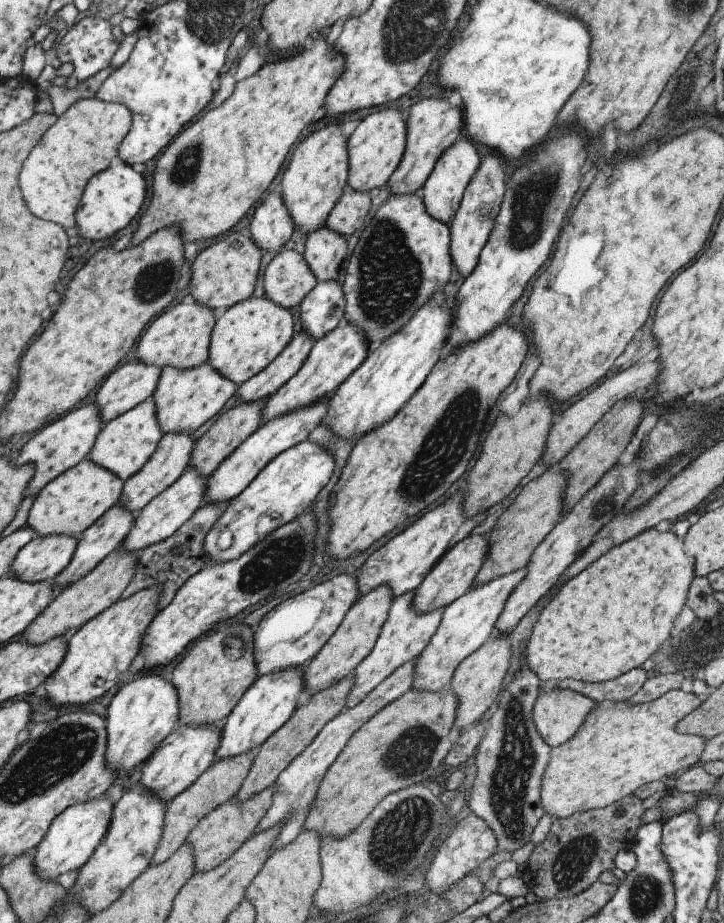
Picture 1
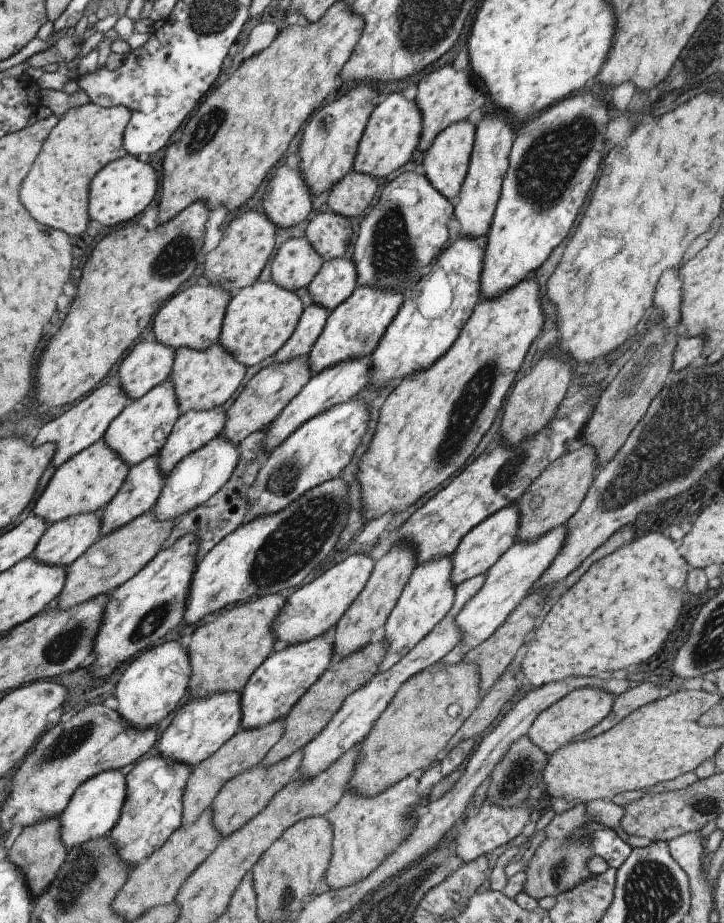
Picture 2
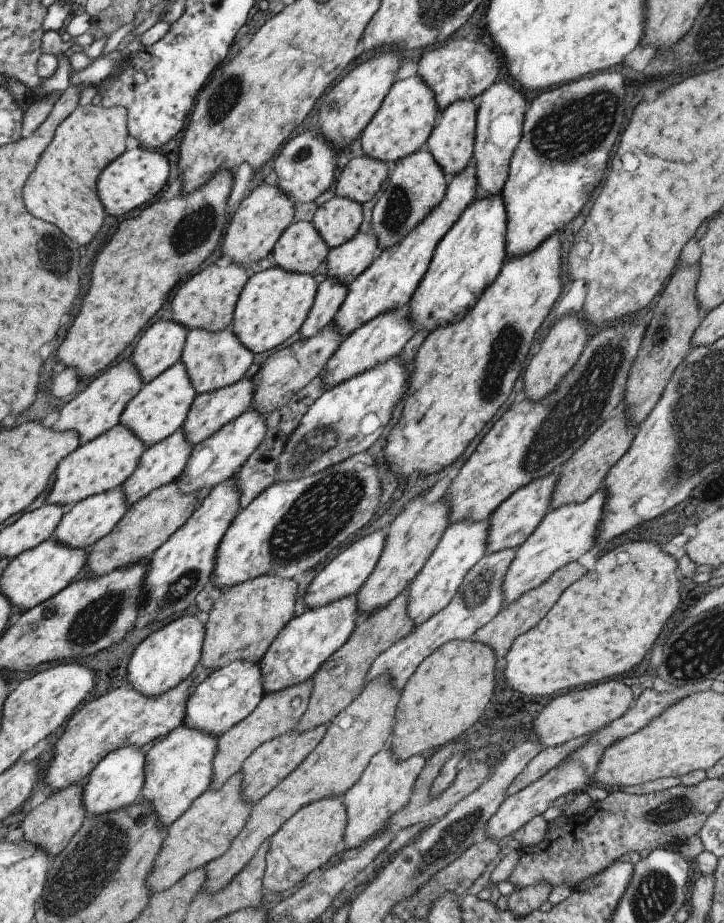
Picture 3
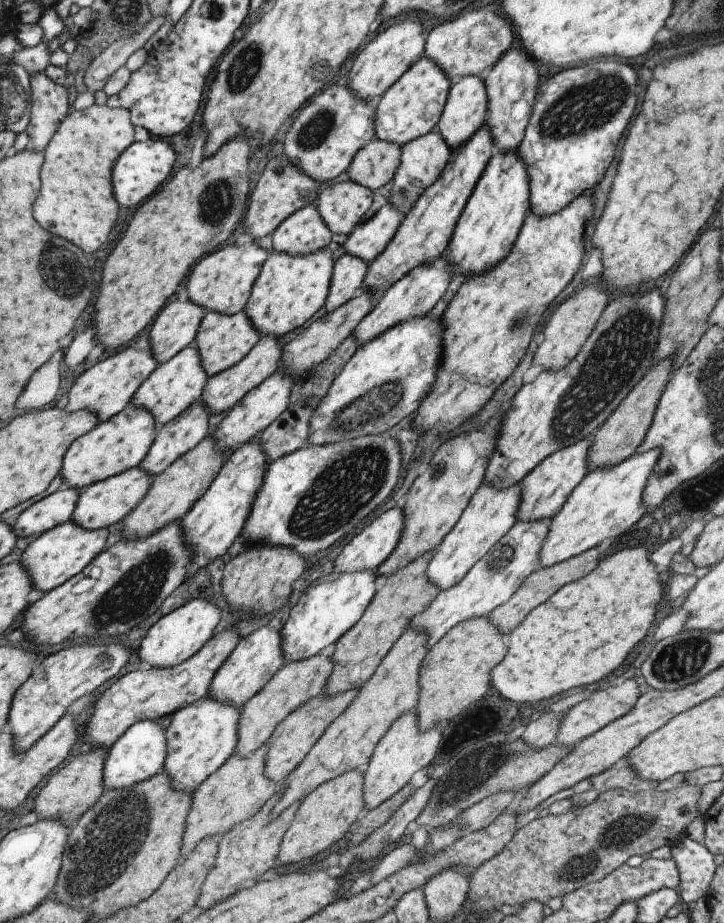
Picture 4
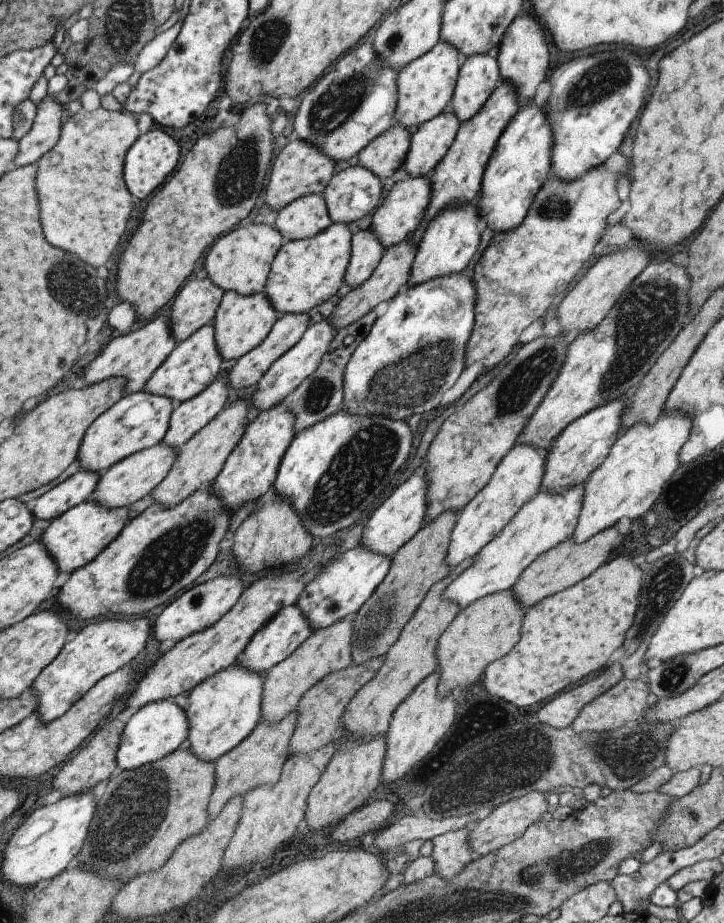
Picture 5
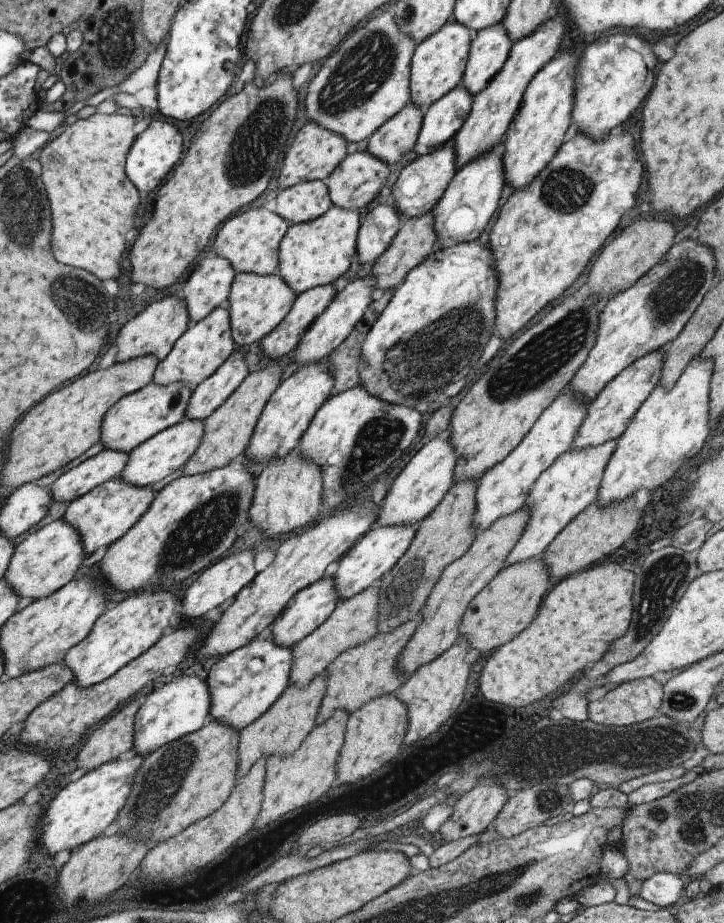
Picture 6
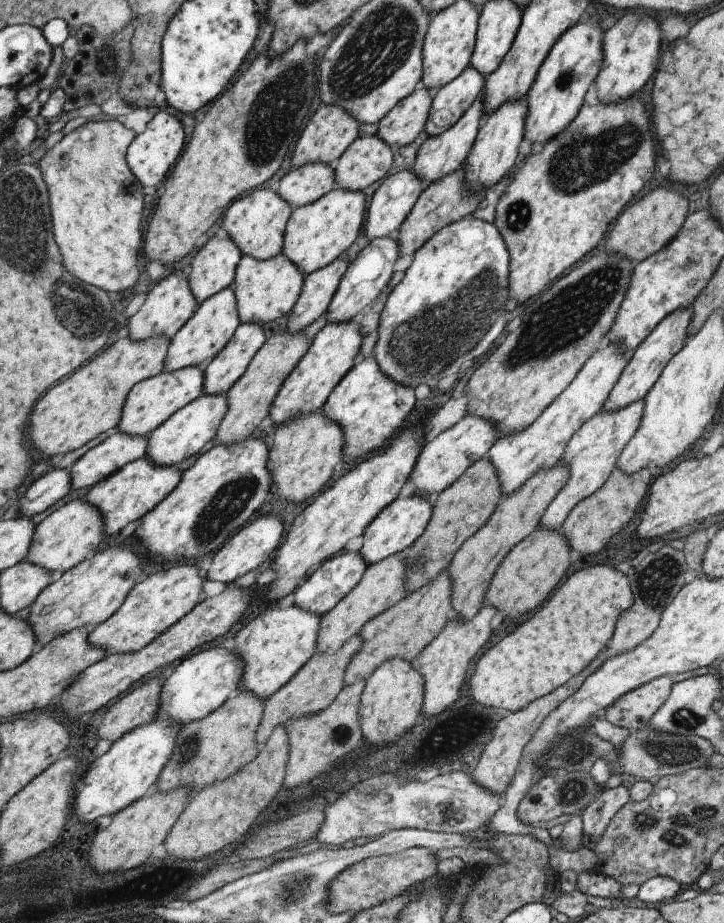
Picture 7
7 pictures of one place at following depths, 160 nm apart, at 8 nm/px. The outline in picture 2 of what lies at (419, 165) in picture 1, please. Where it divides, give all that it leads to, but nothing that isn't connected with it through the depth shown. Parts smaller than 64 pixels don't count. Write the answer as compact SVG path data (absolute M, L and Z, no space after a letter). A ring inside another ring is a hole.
M452 64L445 65L440 70L432 70L419 81L415 90L413 102L421 113L421 130L417 143L416 156L420 159L431 146L433 139L450 124L465 121L467 116L483 106L484 96L475 88L475 76L466 72L455 72Z

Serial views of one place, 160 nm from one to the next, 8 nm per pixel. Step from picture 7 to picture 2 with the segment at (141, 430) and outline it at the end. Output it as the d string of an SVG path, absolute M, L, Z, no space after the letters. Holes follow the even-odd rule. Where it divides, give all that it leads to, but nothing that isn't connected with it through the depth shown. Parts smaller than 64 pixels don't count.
M101 439L60 464L33 504L33 514L49 526L81 513L99 512L119 490L129 467Z

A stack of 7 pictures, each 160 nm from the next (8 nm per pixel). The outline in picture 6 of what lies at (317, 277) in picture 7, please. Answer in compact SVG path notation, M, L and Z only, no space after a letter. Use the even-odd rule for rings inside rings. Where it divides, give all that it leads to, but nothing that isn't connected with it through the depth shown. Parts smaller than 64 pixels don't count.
M332 285L313 287L295 296L291 308L283 320L260 340L259 354L267 356L273 362L294 348L309 325L328 307L331 299L335 296Z

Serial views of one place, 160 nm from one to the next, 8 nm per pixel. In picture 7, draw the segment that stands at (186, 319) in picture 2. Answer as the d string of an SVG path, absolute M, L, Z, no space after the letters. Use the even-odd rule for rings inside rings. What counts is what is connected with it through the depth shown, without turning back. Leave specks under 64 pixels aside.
M251 190L245 198L233 201L221 217L221 233L227 234L242 255L264 261L282 252L284 228L291 214L289 206L277 192L271 190Z

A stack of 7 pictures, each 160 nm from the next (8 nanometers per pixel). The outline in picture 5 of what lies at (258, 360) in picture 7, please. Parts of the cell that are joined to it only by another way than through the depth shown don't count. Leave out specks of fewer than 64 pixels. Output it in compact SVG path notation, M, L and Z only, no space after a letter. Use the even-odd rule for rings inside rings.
M236 398L234 402L227 402L225 408L219 411L201 430L198 430L185 444L182 444L176 450L174 461L171 463L165 478L150 492L149 496L153 502L160 504L164 509L174 507L182 500L185 500L197 489L207 486L219 474L225 459L233 450L233 447L240 441L245 430L245 414L249 410L249 400Z

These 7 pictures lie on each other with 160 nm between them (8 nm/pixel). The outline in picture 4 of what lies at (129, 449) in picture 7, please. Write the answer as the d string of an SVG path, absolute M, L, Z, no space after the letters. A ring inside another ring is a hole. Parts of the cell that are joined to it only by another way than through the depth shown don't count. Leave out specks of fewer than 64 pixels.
M62 486L47 497L25 508L10 529L16 538L40 535L70 520L80 491Z

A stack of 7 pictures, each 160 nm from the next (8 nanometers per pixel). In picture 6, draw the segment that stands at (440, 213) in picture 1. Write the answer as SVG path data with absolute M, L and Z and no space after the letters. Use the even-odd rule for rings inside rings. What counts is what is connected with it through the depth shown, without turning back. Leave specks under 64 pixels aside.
M501 23L473 34L460 82L472 97L501 70L511 46Z

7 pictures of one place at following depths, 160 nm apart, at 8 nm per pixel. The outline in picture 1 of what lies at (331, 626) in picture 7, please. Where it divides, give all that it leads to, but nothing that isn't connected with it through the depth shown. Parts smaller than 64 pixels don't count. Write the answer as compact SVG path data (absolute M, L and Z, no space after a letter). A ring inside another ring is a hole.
M248 751L228 759L213 762L207 767L188 789L172 798L164 810L164 822L160 842L157 844L150 866L161 865L169 859L187 839L197 822L208 812L216 809L221 803L229 801L235 796L241 786L247 771L251 768L254 752Z

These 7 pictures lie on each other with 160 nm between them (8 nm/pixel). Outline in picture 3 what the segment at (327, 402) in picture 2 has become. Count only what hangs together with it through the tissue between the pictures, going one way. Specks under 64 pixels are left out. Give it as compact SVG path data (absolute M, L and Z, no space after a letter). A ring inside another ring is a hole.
M408 302L400 309L377 315L339 343L337 350L327 359L322 368L322 382L326 387L325 390L336 387L338 383L360 375L368 371L370 367L384 363L401 352L405 342L414 332L405 318L407 307Z

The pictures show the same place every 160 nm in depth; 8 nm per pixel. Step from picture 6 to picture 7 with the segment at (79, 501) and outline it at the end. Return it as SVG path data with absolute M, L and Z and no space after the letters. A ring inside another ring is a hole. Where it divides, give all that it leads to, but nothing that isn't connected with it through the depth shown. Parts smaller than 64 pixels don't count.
M141 457L124 464L119 470L96 482L82 498L100 514L104 534L113 536L129 522L141 518L158 502L161 502L161 499L175 488L179 482L180 474L181 472L177 472L173 467L153 465L148 459Z

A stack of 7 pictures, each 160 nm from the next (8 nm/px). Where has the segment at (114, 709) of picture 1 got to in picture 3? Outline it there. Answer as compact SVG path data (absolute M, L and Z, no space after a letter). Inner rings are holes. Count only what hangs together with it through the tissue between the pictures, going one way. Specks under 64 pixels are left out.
M183 615L153 631L133 650L126 666L129 687L147 697L157 697L189 677L200 662L204 635L203 617Z

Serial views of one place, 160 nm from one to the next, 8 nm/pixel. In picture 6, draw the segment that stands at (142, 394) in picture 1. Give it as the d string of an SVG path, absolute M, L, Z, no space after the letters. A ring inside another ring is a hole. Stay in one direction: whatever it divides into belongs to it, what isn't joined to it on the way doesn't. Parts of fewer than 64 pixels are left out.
M209 253L199 260L181 286L189 322L199 322L214 308L225 306L234 274L230 263L219 255Z

